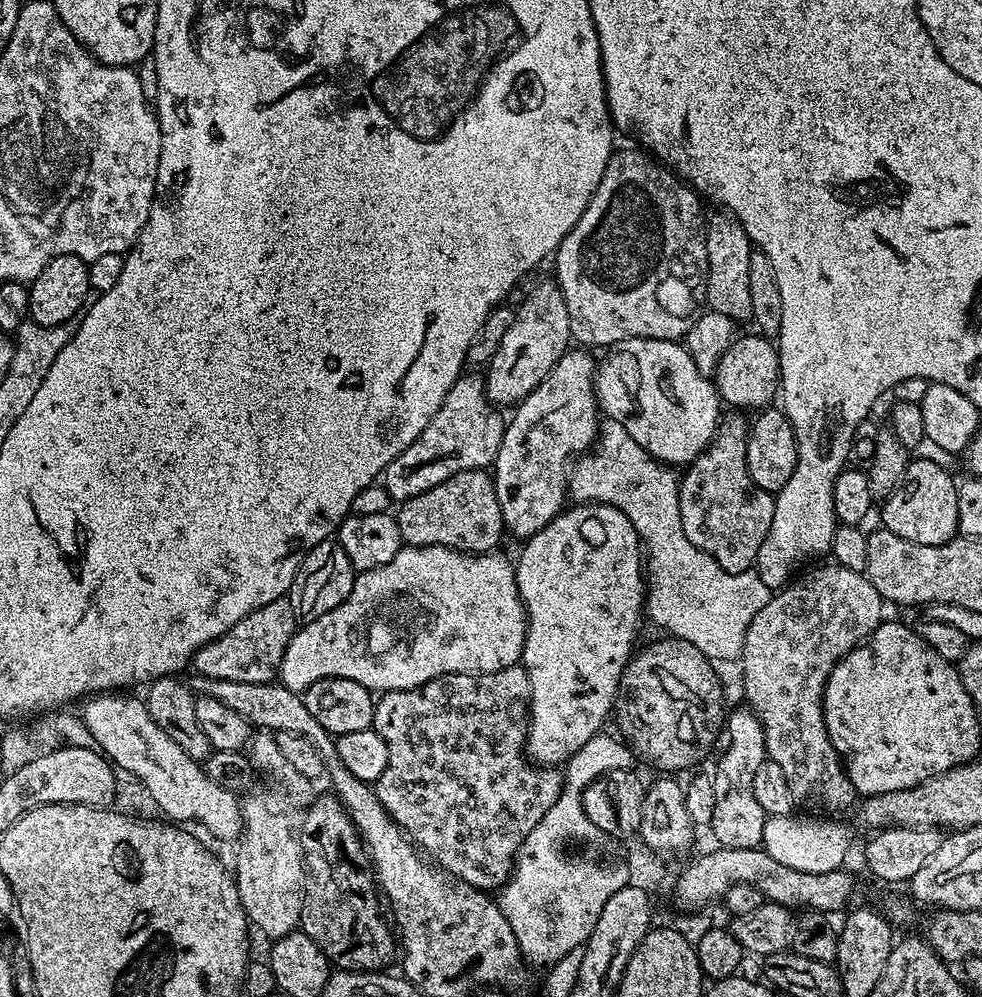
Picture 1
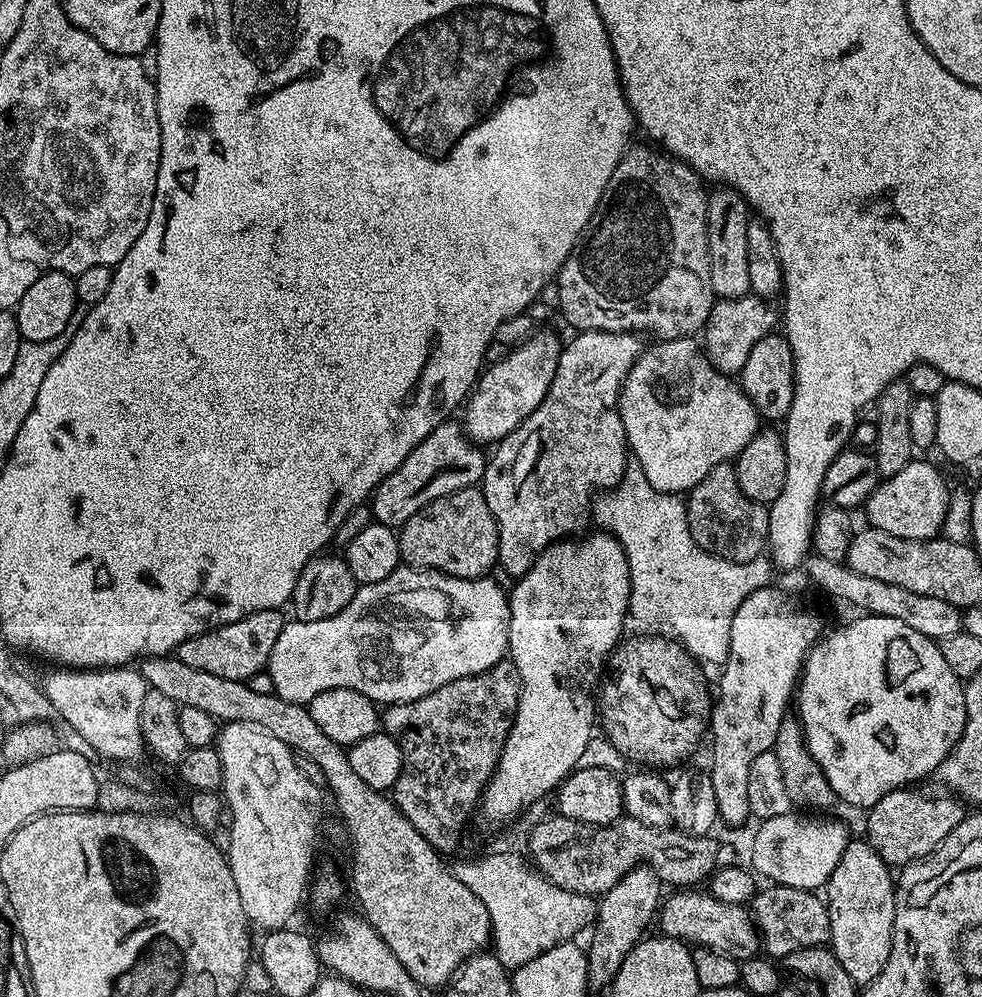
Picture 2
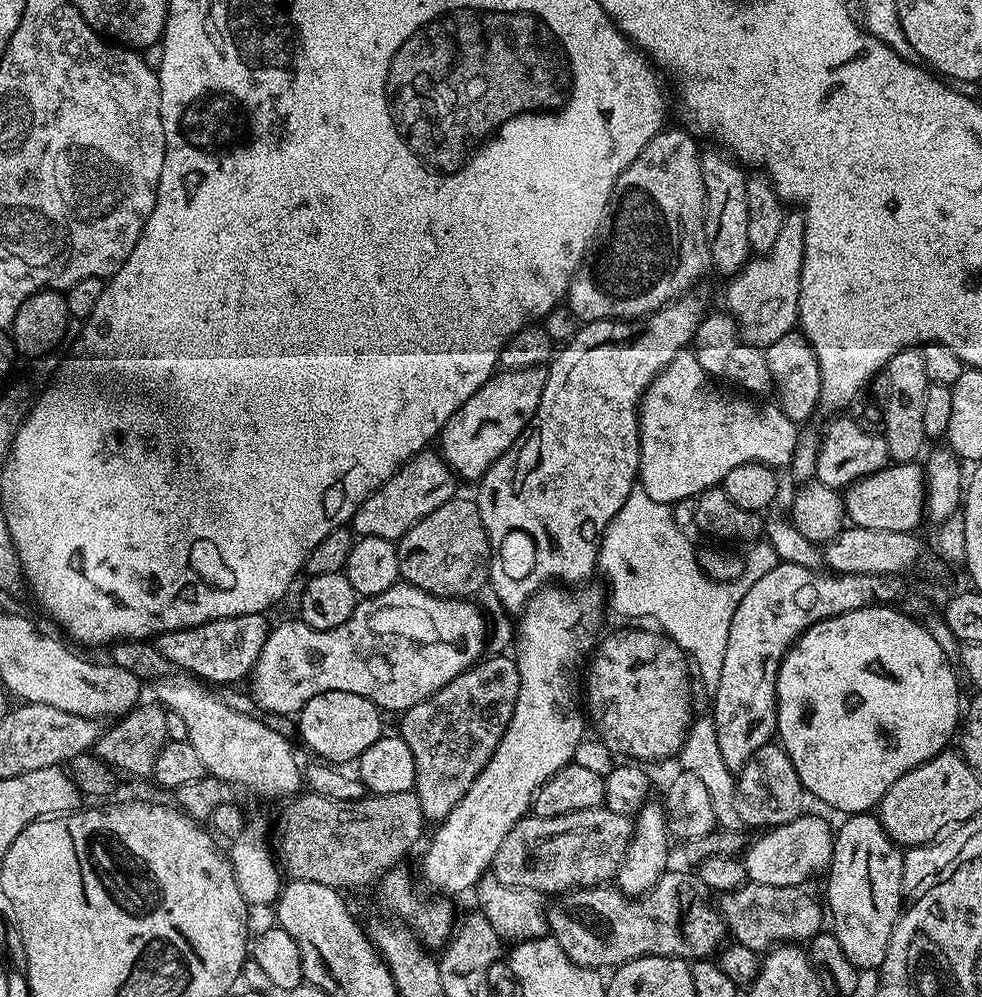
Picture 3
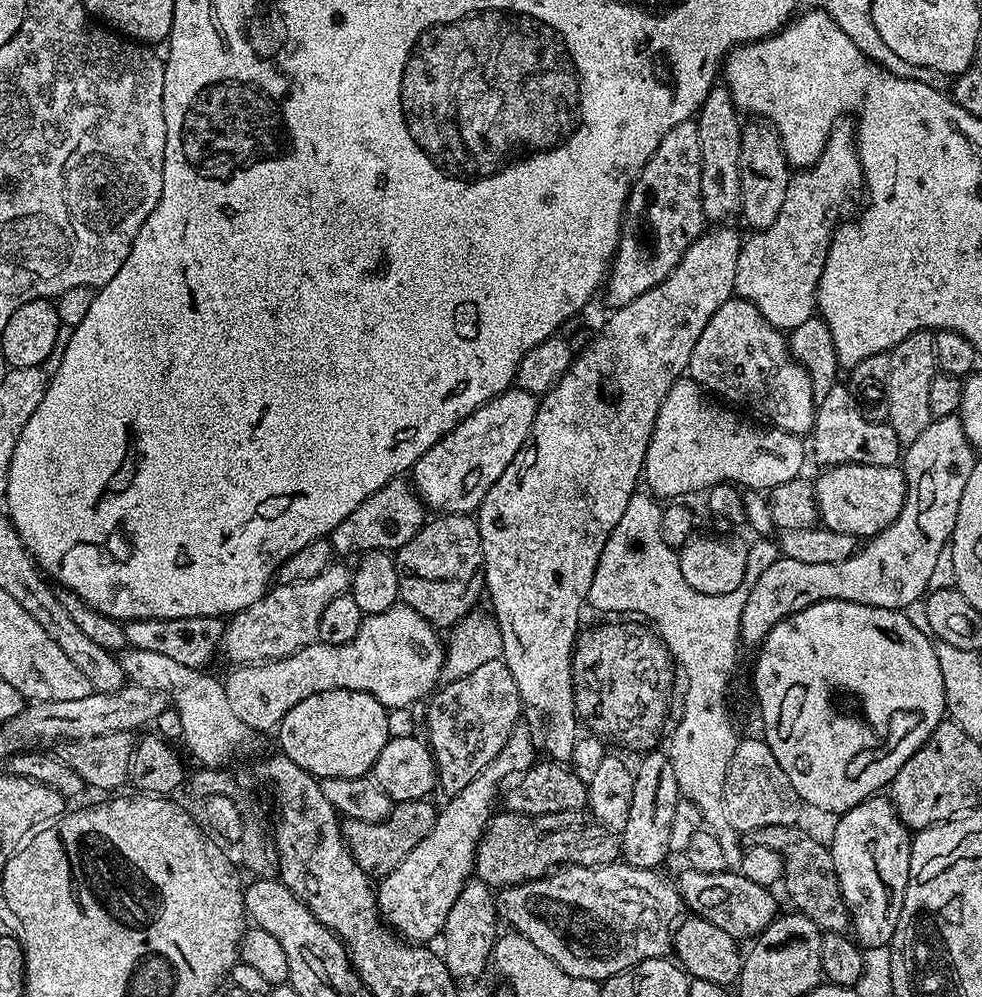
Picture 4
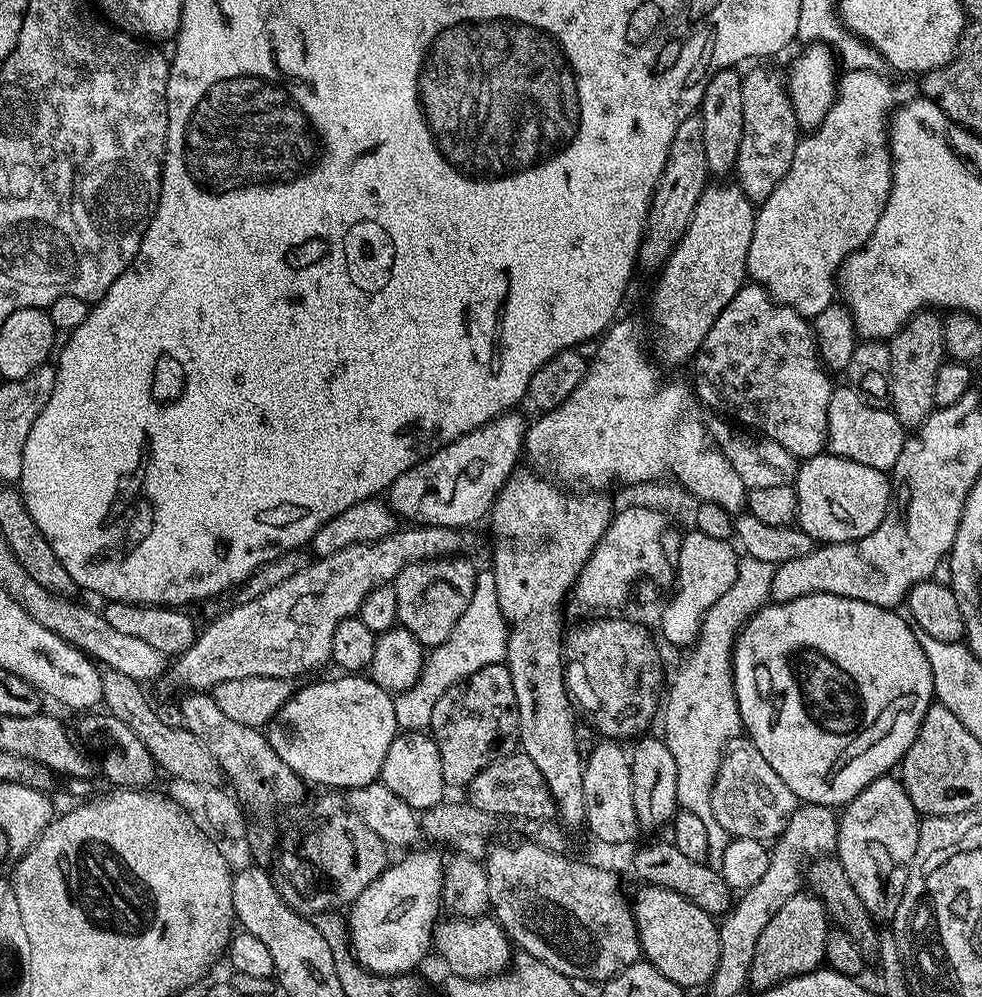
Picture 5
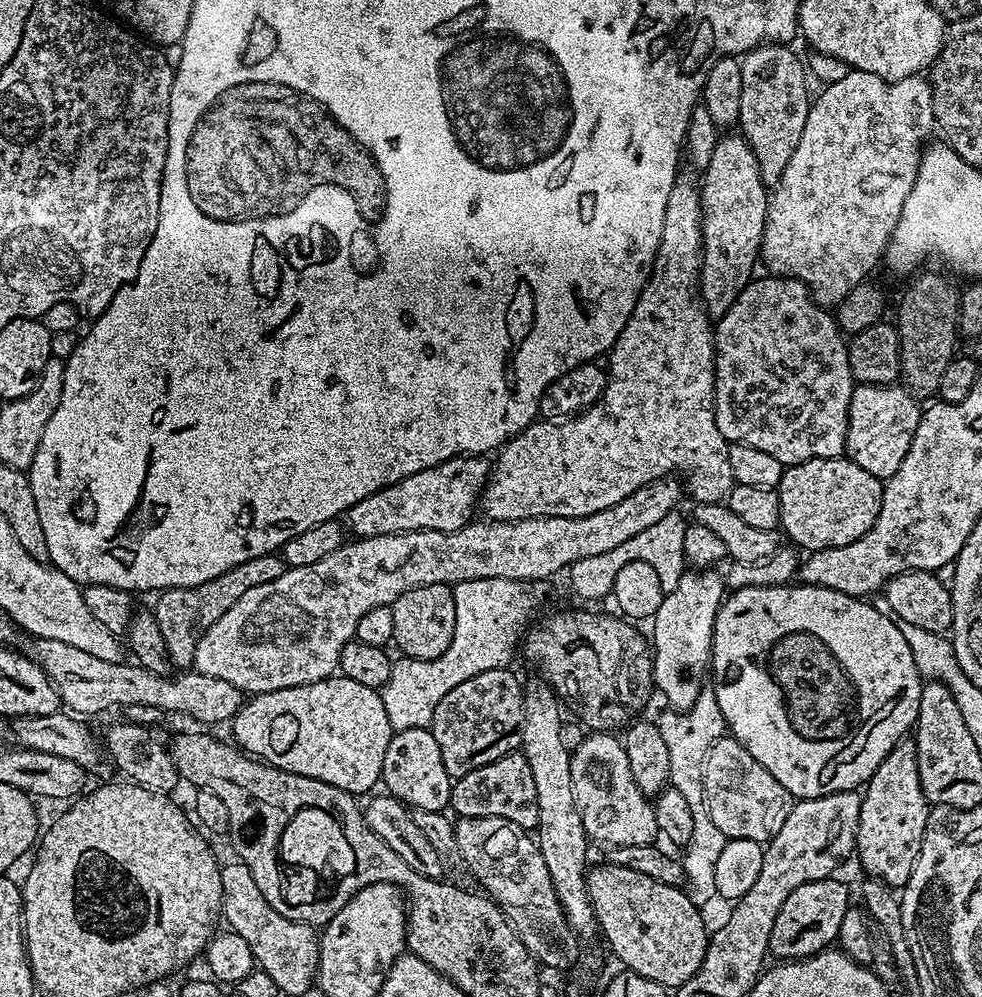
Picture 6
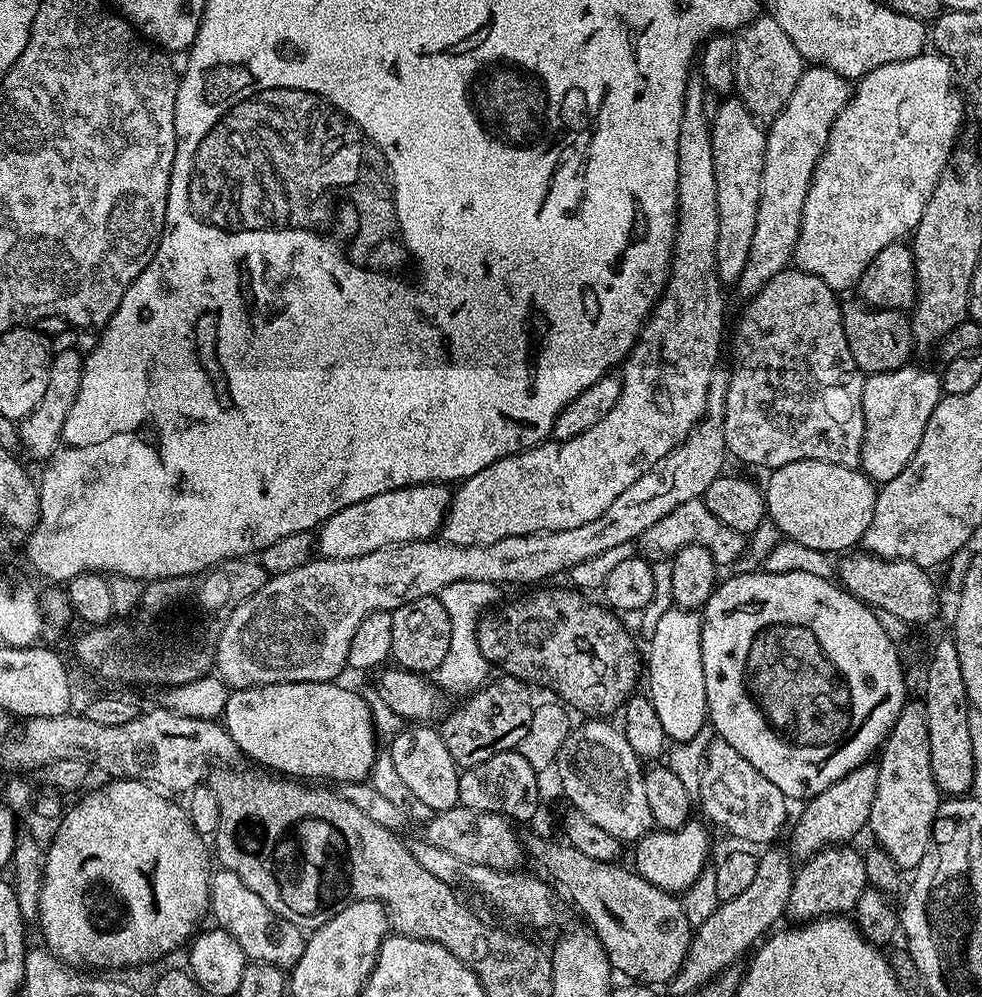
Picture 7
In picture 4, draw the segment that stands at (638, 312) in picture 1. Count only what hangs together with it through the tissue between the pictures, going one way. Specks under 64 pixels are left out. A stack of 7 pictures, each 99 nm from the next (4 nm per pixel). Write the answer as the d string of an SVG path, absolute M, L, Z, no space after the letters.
M695 119L686 122L678 122L678 126L672 127L667 132L666 138L662 138L662 142L658 142L658 150L654 150L652 157L646 162L646 166L636 175L636 180L632 183L632 189L628 195L628 201L624 204L624 222L620 226L620 241L616 247L616 254L612 258L610 271L606 277L606 292L608 288L608 300L612 303L613 309L626 306L630 302L634 302L634 298L638 298L642 294L646 294L654 286L658 286L668 277L672 271L678 266L678 262L686 254L686 250L700 236L701 232L706 228L706 217L704 207L702 206L702 194L700 193L700 179L702 178L702 145L698 139L698 126Z

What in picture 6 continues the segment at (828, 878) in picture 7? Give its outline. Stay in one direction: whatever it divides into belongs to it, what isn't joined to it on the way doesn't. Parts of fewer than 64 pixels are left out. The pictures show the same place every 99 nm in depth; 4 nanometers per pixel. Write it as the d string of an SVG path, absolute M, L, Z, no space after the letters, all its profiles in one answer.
M836 879L806 882L782 902L782 910L778 910L778 918L774 918L774 930L770 930L768 943L768 951L773 957L777 956L777 961L804 960L837 943L838 926L842 926L842 918L846 918L850 900L847 886Z

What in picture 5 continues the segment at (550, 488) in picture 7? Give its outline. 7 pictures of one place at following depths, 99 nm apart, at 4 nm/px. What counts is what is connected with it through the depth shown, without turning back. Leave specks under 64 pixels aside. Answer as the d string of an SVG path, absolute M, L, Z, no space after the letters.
M617 319L595 345L596 361L593 359L589 363L586 378L580 383L578 390L570 394L568 401L553 412L537 415L537 420L527 425L523 451L526 454L528 451L529 458L541 468L541 473L547 474L561 485L585 484L588 487L585 489L588 490L608 490L604 488L616 483L631 485L647 480L659 481L664 476L663 472L669 472L672 475L669 477L676 484L696 496L699 501L718 504L729 514L743 513L748 506L750 489L742 482L738 470L734 470L732 463L710 439L710 428L707 423L704 425L704 420L700 417L701 405L693 385L691 388L680 380L660 381L660 376L640 341L639 326L632 320L624 319Z

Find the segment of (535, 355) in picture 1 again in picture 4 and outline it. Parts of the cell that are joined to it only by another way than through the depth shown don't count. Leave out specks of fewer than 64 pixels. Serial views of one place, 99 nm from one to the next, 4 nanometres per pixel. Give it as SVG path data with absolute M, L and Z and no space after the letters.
M515 386L487 400L462 422L458 422L410 470L410 480L420 499L436 514L472 514L482 498L502 478L502 470L514 462L514 454L526 442L536 417L538 400Z

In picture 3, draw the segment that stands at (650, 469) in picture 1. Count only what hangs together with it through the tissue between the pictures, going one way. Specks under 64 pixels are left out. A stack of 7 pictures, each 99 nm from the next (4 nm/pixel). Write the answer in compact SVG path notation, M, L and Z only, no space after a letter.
M637 486L622 502L622 510L614 514L610 526L606 526L604 537L600 543L599 571L604 571L604 580L608 583L606 604L620 616L649 616L657 620L659 631L675 642L684 651L684 655L700 671L708 690L715 689L718 678L722 674L722 662L726 659L726 638L730 638L730 618L734 618L734 610L738 610L738 602L746 598L746 590L762 578L762 574L770 574L778 563L774 546L767 542L757 542L747 549L744 573L736 580L714 580L700 568L698 552L688 541L688 536L676 525L672 517L673 509L662 502L654 502L650 494Z

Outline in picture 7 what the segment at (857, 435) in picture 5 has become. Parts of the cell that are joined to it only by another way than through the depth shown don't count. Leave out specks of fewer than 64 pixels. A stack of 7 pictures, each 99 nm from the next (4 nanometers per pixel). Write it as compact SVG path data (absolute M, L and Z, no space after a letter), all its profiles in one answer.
M909 362L898 370L874 372L865 375L862 390L862 450L860 451L860 471L869 480L883 486L890 478L898 478L902 470L914 458L918 442L922 442L922 430L938 406L942 389L939 375L928 368L915 368Z

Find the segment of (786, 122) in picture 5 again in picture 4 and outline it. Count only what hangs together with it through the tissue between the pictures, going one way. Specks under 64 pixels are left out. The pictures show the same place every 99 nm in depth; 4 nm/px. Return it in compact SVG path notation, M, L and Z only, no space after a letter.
M767 122L745 123L742 128L742 150L738 158L738 174L742 178L742 198L739 215L749 224L749 229L759 230L773 225L786 198L790 179L790 165L784 157L780 135Z

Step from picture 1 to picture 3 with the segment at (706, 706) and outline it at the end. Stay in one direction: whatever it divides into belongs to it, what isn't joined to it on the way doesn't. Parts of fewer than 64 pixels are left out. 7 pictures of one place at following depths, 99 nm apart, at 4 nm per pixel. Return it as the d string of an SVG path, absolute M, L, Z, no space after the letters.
M628 628L625 632L616 632L613 636L606 637L601 644L599 641L586 668L586 673L588 672L586 712L590 717L591 727L592 724L596 727L595 735L598 739L617 757L631 758L636 762L664 760L667 756L675 757L684 744L688 727L694 719L692 688L688 685L688 668L690 672L690 661L684 655L684 651L659 630L647 632L644 628Z

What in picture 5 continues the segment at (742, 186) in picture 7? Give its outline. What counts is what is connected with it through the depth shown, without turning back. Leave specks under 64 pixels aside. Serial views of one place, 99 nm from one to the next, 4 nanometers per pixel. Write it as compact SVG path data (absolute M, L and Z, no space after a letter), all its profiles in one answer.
M736 182L709 183L698 198L688 228L676 241L652 292L652 316L660 323L660 340L670 359L689 359L700 351L704 335L745 283L757 211Z

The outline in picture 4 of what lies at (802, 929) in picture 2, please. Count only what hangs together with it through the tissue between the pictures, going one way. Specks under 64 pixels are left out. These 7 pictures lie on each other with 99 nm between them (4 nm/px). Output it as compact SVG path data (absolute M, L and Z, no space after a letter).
M685 867L683 871L680 880L678 879L678 887L687 911L693 917L700 917L719 929L726 930L736 941L751 941L762 930L766 930L770 922L776 920L778 909L775 894L764 888L765 885L761 882L750 882L750 878L746 878L739 870L702 874L702 870Z

